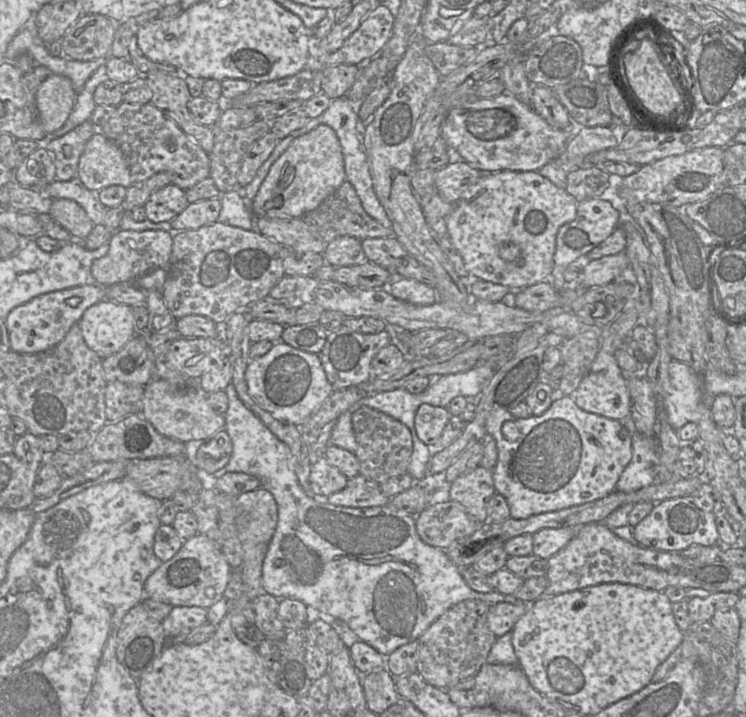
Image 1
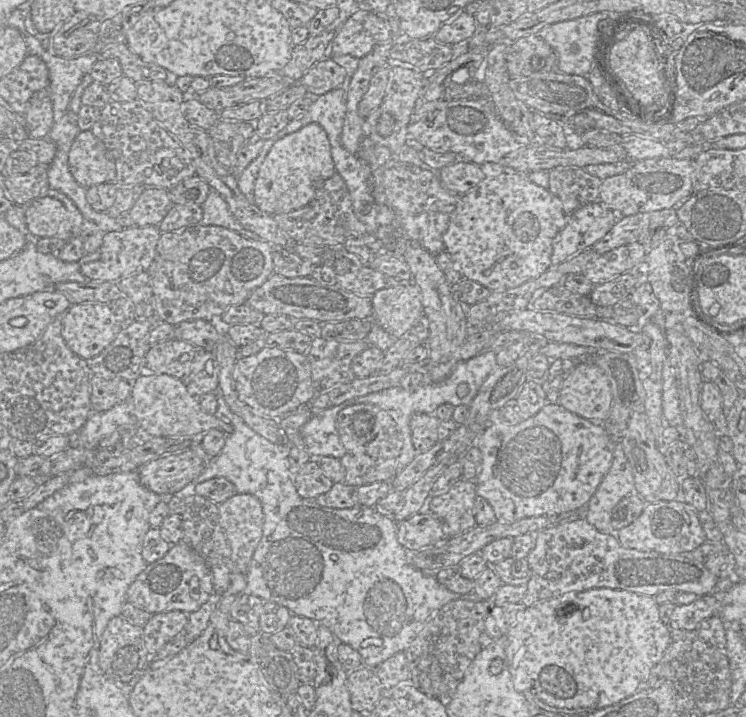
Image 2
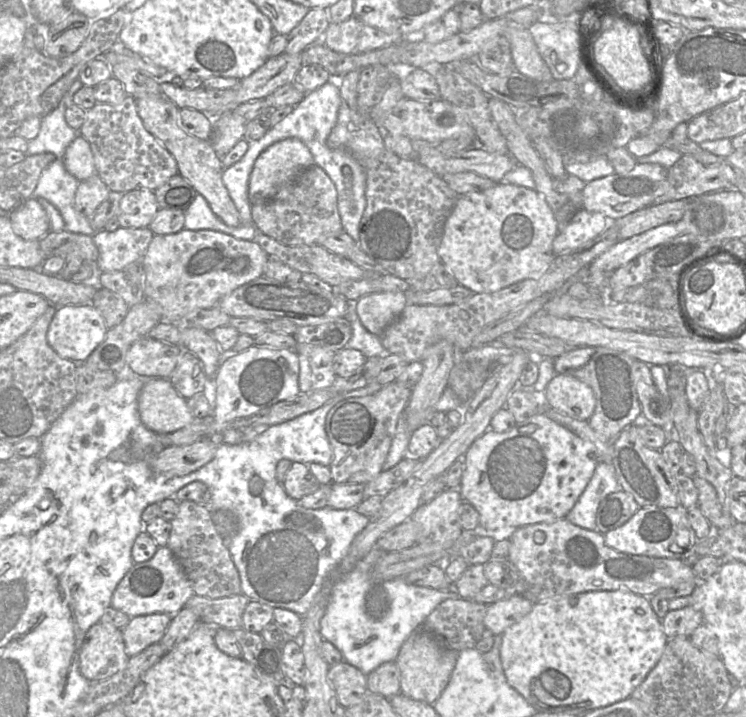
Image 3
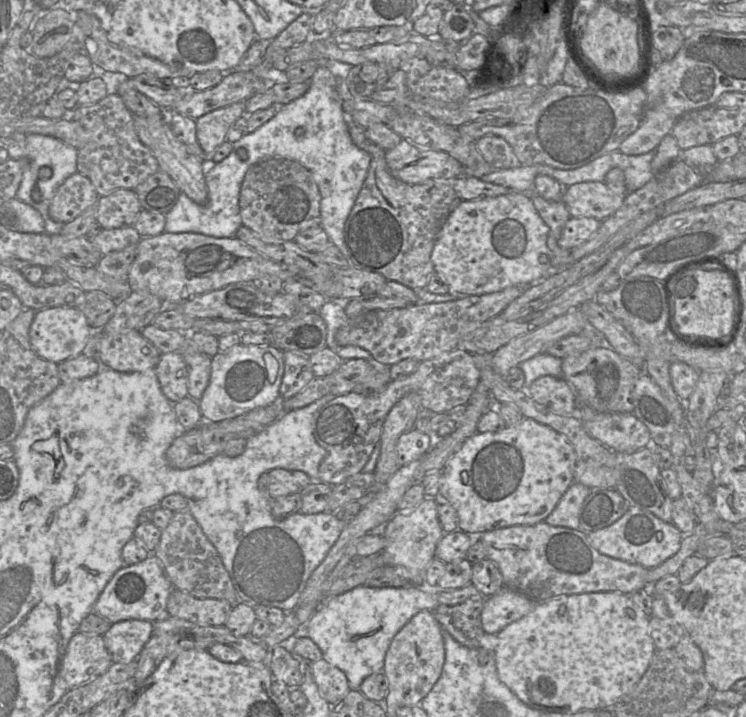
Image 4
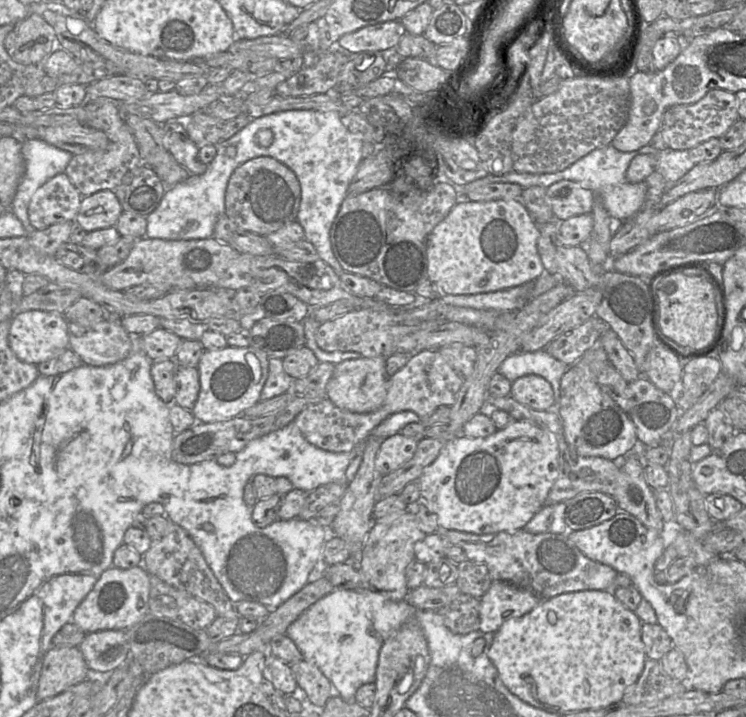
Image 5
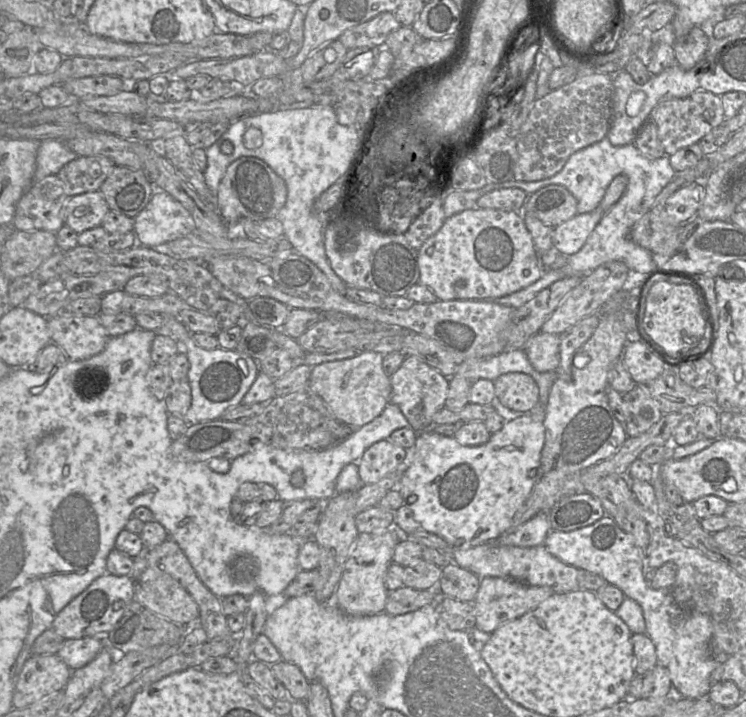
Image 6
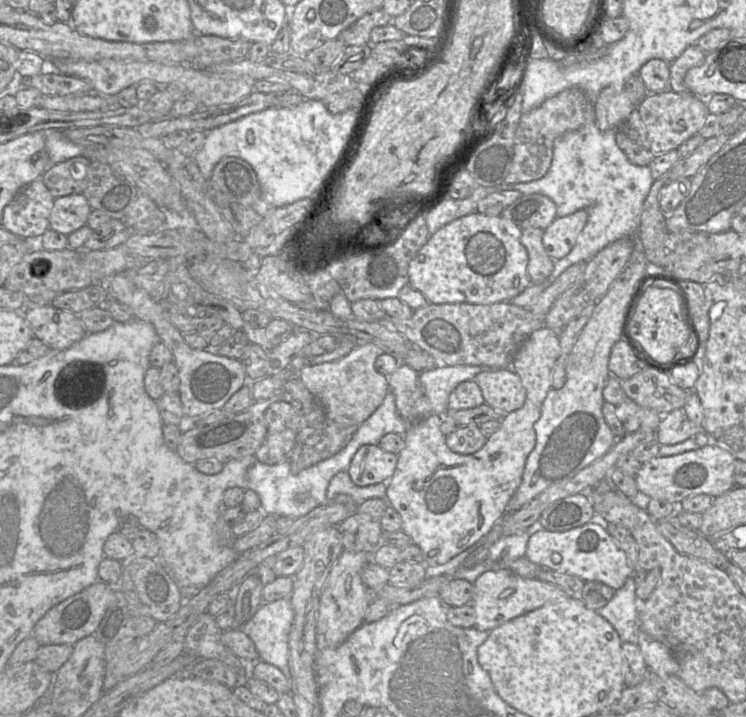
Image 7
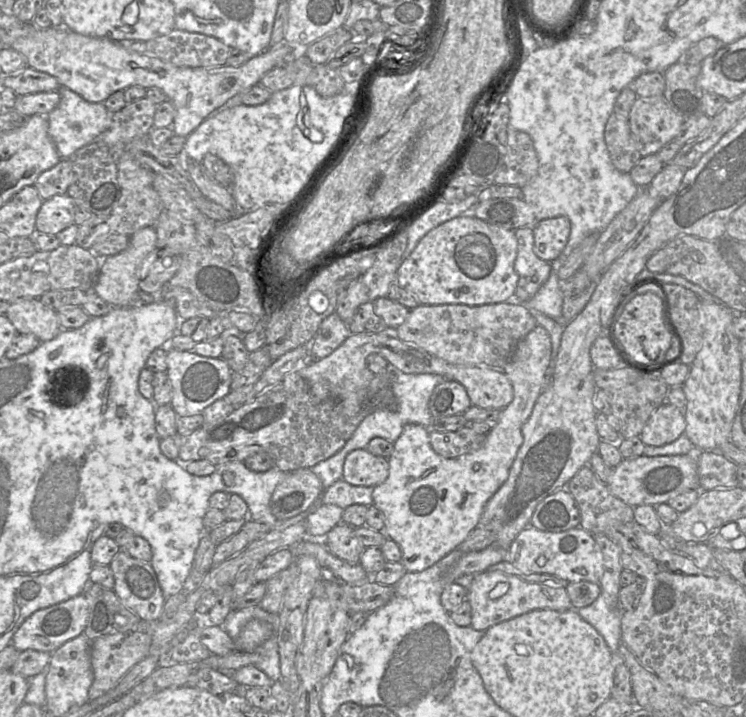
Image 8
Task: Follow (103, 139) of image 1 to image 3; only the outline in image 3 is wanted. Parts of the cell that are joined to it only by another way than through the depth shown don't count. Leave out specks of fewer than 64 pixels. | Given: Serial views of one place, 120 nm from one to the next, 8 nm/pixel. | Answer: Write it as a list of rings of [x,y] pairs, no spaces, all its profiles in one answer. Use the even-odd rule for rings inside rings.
[[[79,133],[65,151],[64,166],[79,182],[97,175],[90,144]]]

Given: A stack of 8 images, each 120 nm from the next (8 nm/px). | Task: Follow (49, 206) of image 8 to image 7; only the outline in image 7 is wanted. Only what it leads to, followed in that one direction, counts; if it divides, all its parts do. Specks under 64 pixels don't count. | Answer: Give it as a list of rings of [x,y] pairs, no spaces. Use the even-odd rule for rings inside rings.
[[[82,194],[57,198],[49,217],[50,229],[68,236],[87,225],[91,211],[88,201]]]

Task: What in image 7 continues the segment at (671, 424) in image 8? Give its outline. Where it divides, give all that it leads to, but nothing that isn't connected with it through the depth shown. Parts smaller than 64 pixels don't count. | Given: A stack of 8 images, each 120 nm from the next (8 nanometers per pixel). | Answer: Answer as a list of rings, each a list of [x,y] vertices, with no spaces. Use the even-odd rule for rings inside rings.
[[[676,409],[661,417],[655,439],[660,445],[674,445],[691,437],[694,429],[684,410]]]

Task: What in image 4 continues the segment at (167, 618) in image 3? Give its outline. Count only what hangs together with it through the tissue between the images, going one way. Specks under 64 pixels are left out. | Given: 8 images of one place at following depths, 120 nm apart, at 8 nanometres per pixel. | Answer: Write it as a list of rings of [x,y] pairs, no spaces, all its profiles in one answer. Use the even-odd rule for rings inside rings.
[[[126,619],[112,623],[102,636],[113,663],[129,663],[137,659],[152,635],[152,621]]]

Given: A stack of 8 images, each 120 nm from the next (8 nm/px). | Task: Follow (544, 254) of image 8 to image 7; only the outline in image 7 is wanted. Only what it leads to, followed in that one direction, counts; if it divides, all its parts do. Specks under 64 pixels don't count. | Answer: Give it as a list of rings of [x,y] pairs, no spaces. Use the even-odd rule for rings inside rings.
[[[585,209],[556,217],[543,232],[542,243],[548,256],[553,260],[565,257],[574,247],[587,220],[588,213]]]

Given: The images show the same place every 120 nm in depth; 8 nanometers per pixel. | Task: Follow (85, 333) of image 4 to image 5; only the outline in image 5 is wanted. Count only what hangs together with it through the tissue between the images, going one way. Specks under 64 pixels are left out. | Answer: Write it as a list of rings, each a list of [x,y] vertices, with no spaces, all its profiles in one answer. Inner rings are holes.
[[[41,310],[21,311],[13,315],[9,345],[23,362],[37,365],[69,347],[69,325],[63,314]]]

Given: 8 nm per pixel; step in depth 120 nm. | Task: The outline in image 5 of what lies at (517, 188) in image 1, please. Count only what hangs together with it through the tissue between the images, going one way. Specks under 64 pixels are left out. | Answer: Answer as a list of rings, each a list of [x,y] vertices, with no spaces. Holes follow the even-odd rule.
[[[460,199],[428,236],[427,279],[445,295],[483,294],[532,283],[545,273],[537,250],[539,236],[538,224],[520,199],[484,202]]]

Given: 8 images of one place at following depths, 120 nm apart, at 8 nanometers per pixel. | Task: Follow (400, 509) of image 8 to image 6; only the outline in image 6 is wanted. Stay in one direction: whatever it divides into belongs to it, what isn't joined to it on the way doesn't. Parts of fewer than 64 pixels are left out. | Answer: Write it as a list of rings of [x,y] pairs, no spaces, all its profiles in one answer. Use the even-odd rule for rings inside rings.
[[[539,331],[522,348],[538,372],[555,371],[559,365],[559,335]],[[538,402],[533,409],[524,412],[524,414],[513,420],[507,421],[499,431],[490,436],[486,443],[479,446],[463,446],[455,438],[437,434],[431,428],[417,432],[415,444],[408,448],[406,458],[399,469],[398,485],[394,490],[400,492],[405,502],[404,505],[407,505],[411,509],[414,518],[420,524],[421,528],[442,537],[449,545],[460,549],[467,549],[487,542],[496,542],[500,536],[506,535],[511,529],[512,519],[515,513],[523,505],[535,484],[542,477],[541,452],[545,442],[545,428],[543,425],[545,410],[546,406]]]

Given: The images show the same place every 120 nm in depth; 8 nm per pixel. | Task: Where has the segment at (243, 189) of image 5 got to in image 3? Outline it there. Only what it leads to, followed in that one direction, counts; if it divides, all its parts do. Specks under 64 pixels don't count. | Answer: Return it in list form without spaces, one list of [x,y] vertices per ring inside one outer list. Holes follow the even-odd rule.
[[[315,165],[304,170],[272,199],[252,205],[251,216],[258,232],[287,246],[320,245],[324,239],[343,231],[336,187],[327,173]]]

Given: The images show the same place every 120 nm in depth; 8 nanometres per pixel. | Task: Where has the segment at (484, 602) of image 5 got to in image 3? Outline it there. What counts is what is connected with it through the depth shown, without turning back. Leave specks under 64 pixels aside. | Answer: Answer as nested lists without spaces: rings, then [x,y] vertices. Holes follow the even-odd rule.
[[[512,593],[487,606],[484,625],[494,635],[502,635],[506,628],[527,615],[533,605],[530,600]]]

